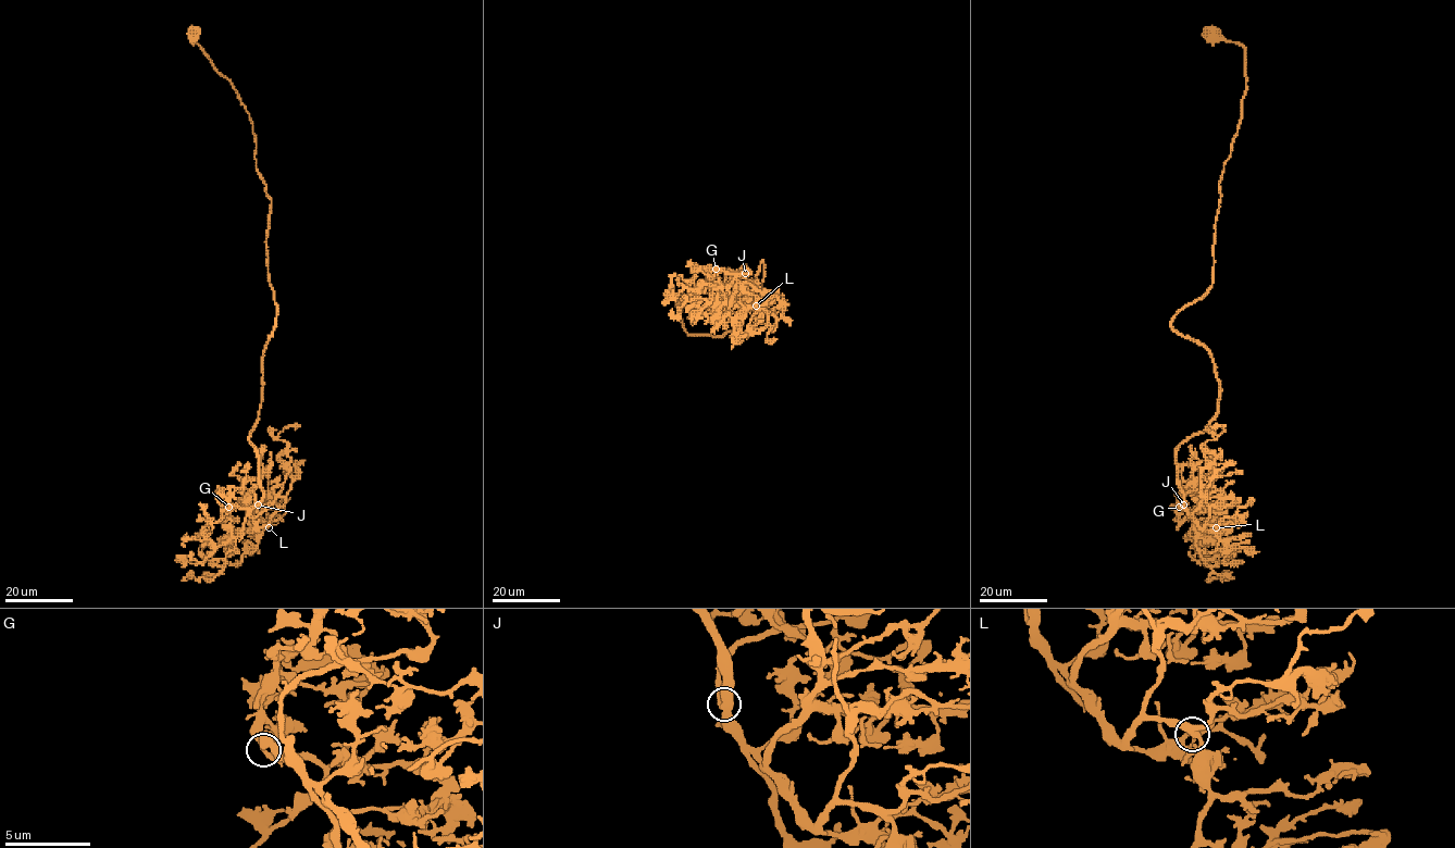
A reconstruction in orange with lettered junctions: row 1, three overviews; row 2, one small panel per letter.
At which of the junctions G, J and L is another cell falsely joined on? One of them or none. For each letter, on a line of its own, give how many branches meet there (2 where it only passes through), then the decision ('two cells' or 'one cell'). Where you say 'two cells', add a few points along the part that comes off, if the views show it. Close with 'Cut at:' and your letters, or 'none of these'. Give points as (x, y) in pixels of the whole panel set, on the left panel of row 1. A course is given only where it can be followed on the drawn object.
G: 3 | one cell
J: 3 | one cell
L: 3 | one cell
Cut at: none of these

